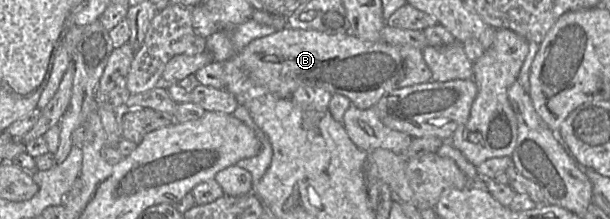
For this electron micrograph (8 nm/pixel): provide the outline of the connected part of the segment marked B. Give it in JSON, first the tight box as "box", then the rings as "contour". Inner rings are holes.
{"box":[194,26,432,110],"contour":[[[288,26],[251,41],[230,59],[211,62],[194,74],[201,85],[224,89],[238,100],[258,98],[268,93],[279,98],[291,98],[299,87],[310,86],[324,89],[331,94],[341,94],[362,110],[374,107],[384,95],[393,90],[427,83],[432,79],[432,72],[424,60],[423,50],[410,46],[393,45],[383,40],[364,41],[350,33],[330,35],[321,31]]]}

